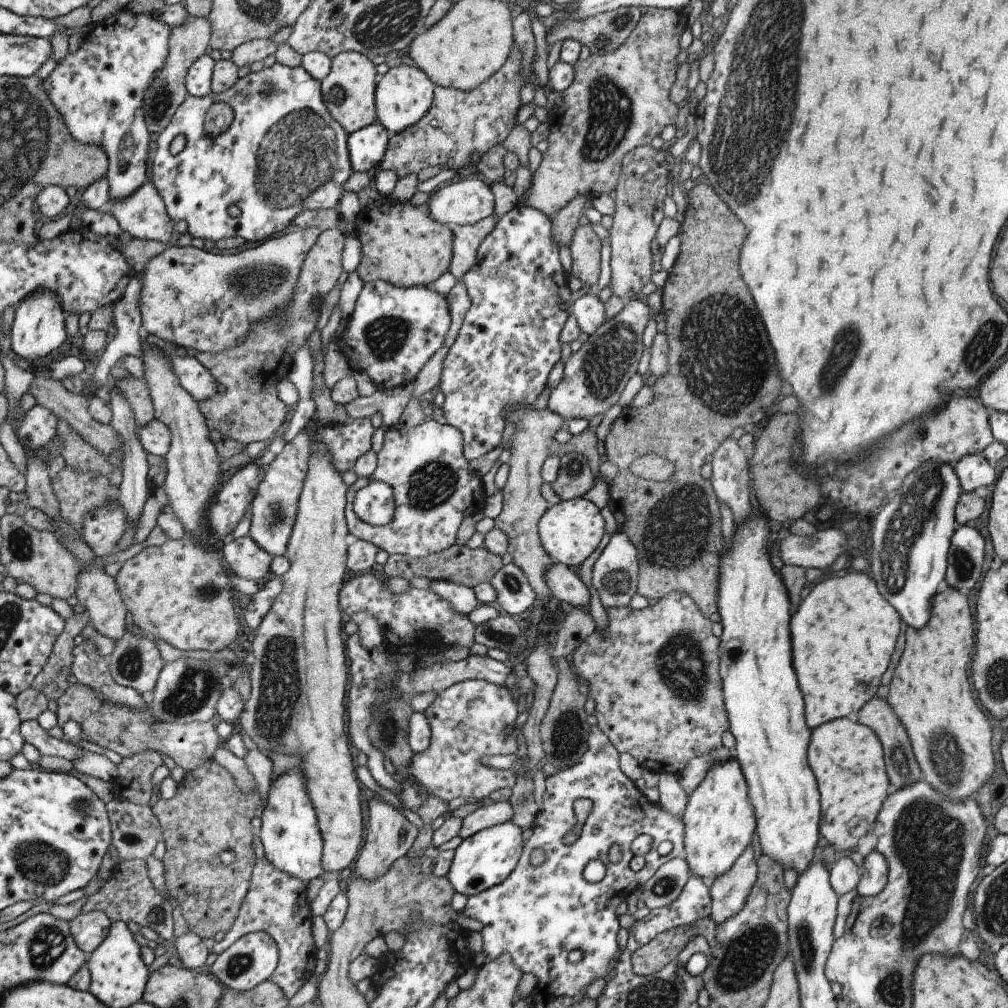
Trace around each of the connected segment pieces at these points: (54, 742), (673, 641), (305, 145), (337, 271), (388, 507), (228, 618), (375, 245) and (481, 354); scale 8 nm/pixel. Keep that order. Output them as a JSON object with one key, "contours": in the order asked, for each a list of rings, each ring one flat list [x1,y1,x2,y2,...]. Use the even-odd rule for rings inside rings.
{"contours":[[[35,719,22,721,19,730,24,742,31,744,40,755,60,756,72,761,79,758,79,754,85,750,79,745,49,736]],[[669,590,665,596,658,598,653,606,647,605,639,610,632,610,628,606,619,606,617,609,605,608,607,618,607,632,601,635,598,629,593,628,593,632,587,636,586,640,581,640,579,646,571,652,568,659,571,672,580,682,587,685,587,698,595,703,594,712,596,727,605,734,605,738,611,741,611,746,618,753,625,752,631,754,642,765,649,766,657,773,671,772,676,776,681,774,685,764,692,759,709,752,714,748,721,748,721,734,728,730,729,722,722,701,722,682,719,676,719,641,720,639,711,633,711,622,701,614,695,602,691,600,689,594,679,592,679,590]],[[274,63,272,66,263,67,258,72,248,73,242,78,238,78,237,82,229,90,225,92,215,94,209,93,206,96,194,97,187,95,185,100,177,107,177,110,173,113,169,124,153,137,155,141,155,152,153,152,153,158,151,158,151,179,150,183,157,190,161,202,165,207,165,212,169,216,169,220,175,224,182,220,186,224,186,233,193,238,202,238,216,241,219,238,225,238,226,236,239,236,248,242,251,246,261,241,267,240,269,236,277,234,279,230,287,227,293,218,297,218,297,214,305,211,318,211,321,209,333,209,339,202,340,196,345,188,345,182,349,180,352,170,348,158,346,138,347,133,333,118,327,109,324,102,321,100,320,95,320,81,313,80,303,67,288,67,280,63],[269,84,269,92,262,92,262,87],[175,136,185,136,185,145,183,150,177,152,177,154,171,154,169,152,169,142,175,138],[231,208,237,208,237,214,229,214]],[[340,227,321,231,298,269,293,302,289,302,289,306,285,306,285,310,281,312,283,318,269,318,269,322,251,326,249,334,245,334,243,342,239,342,237,346,221,350,221,354,199,358,200,363,225,390,221,396,213,396,205,402,197,403,209,431,215,429,221,437,244,445,248,442,264,442,280,429,279,426,285,422,288,407,277,398,275,386,289,372,291,355,303,346,305,338,311,334,317,322,317,300,323,298,344,277,342,250,343,235],[281,320,285,320,283,326,279,324]],[[373,481,357,489,352,509,355,516,369,526,389,524,395,510,391,487,387,483]],[[167,539,160,546,145,547,122,562,114,579,127,614,140,631,150,638,161,638,183,652,206,650,217,654,245,633,224,569,219,556,205,551,192,540]],[[379,197,370,209,365,207,358,211,353,226,361,244,361,258,356,272,363,283,380,280,401,288,427,287,448,269,452,253,452,231,447,230,445,224,431,220,429,206,425,203,411,206,409,201,393,203]],[[521,203,494,224,475,252,475,264,461,276,469,296,469,309,443,359,436,390,443,394,443,422,459,430,467,461,499,446,505,410,533,404,547,382,547,374,560,360,559,333,572,305,566,274,561,270,557,246,551,242,551,222,535,208]]]}

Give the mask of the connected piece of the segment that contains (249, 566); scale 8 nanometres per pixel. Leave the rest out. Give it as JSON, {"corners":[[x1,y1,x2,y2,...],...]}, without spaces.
{"corners":[[247,535,219,547,219,555,225,566,239,578,261,583,269,575,272,556,259,548]]}

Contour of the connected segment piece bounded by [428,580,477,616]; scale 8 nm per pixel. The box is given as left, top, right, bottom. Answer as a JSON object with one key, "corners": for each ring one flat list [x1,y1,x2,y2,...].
{"corners":[[434,580,430,582,428,589,435,592,441,600,445,600,457,614,465,616,477,606,477,599,472,588,444,580]]}

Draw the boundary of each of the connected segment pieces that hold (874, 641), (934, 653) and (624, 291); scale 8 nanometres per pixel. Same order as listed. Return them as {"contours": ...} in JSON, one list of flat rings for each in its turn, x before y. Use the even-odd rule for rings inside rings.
{"contours":[[[849,571,845,576,823,579,801,600,789,622,789,638,793,654,791,666,805,702,805,722,809,728,857,712,875,694,899,634,899,630,883,630,883,622,893,628,899,626,895,610,889,602,883,602,874,580,866,572]],[[943,584,937,590,939,594,931,600,929,622,921,630,905,632,905,650,895,668,893,686,886,700,906,730,925,782,945,798,957,798,957,802,961,802,961,798,972,798,991,778,995,762,991,753,989,718,975,708,967,682,973,620,967,600,955,590,957,588]],[[643,145,633,148,622,158,614,197,615,212,608,229,610,238,609,288,613,296,627,302,640,296,641,288,650,280,653,256,649,244,663,218,662,200,666,196,667,167,670,159,666,146,653,148]]]}

